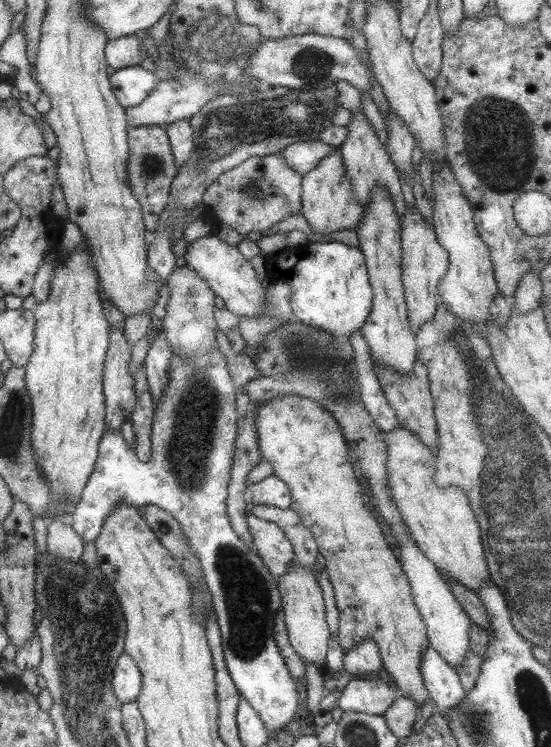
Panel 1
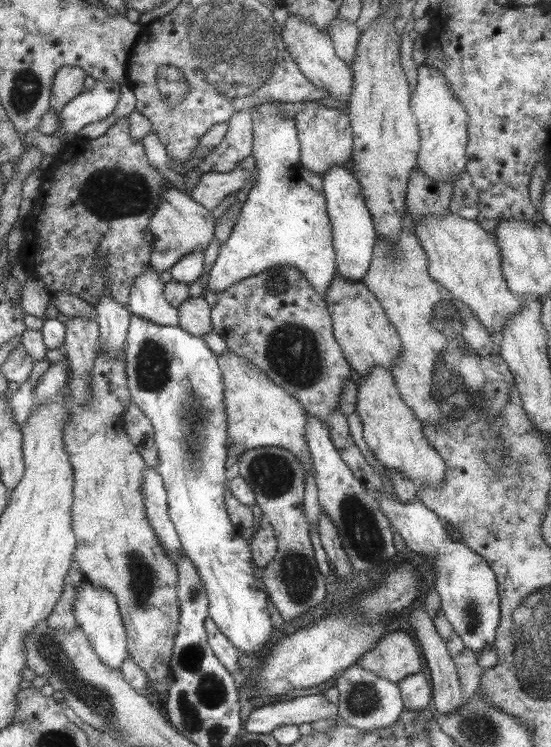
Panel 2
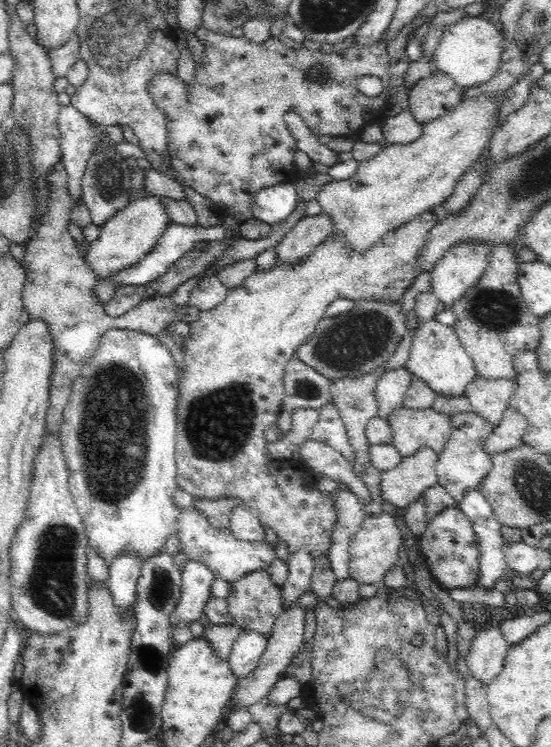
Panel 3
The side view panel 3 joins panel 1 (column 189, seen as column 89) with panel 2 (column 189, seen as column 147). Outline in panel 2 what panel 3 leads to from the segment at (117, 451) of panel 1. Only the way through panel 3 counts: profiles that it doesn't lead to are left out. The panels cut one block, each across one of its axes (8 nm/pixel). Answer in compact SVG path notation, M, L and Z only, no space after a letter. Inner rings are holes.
M129 316L129 326L126 332L125 343L125 361L126 361L126 376L127 384L129 385L130 398L132 403L143 412L143 414L149 419L151 427L153 429L153 444L157 448L157 468L156 471L161 475L163 481L163 487L166 491L166 503L167 503L167 516L173 523L175 531L177 531L177 537L179 537L180 548L187 556L189 560L195 566L201 582L203 582L203 588L207 594L208 600L208 617L215 623L215 626L224 634L229 642L238 650L247 654L257 654L263 644L267 642L269 634L273 627L271 626L271 619L269 619L269 611L267 611L267 598L265 592L261 591L257 587L257 579L253 577L253 567L251 567L251 554L249 554L249 546L245 539L241 540L239 534L233 530L233 523L231 523L229 513L225 512L226 504L223 504L223 492L225 492L225 465L227 460L227 420L226 420L226 408L223 405L223 383L222 373L218 367L218 360L211 353L211 350L207 348L205 342L201 337L191 335L186 329L179 328L178 326L163 326L153 324L145 318L139 318L139 316Z

